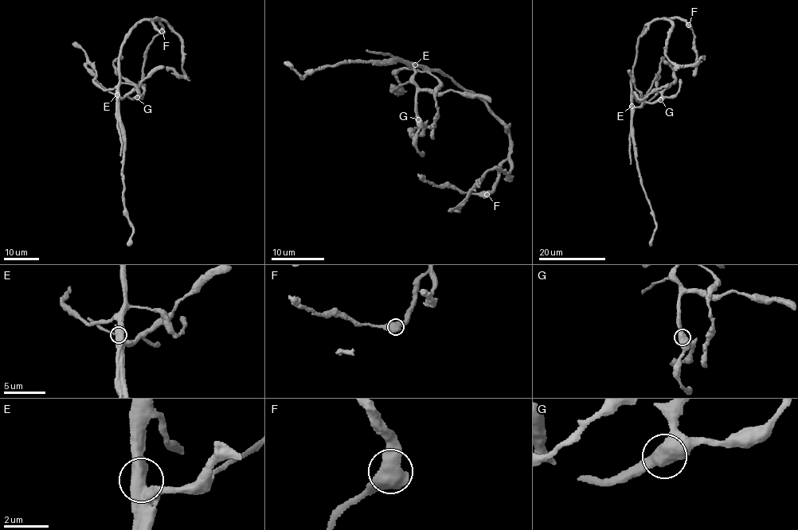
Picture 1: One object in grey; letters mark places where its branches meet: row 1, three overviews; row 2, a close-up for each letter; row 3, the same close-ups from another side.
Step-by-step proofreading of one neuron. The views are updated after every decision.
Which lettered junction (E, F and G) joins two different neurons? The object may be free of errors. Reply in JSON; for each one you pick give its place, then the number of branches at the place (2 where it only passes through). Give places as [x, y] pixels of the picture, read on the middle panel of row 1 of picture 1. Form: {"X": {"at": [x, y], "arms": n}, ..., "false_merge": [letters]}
{"E": {"at": [415, 64], "arms": 2}, "false_merge": ["E"]}

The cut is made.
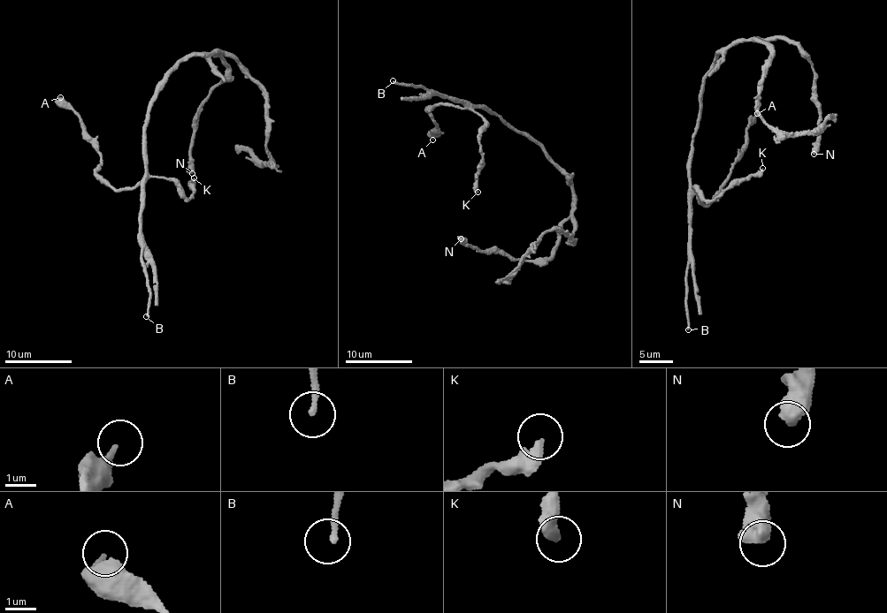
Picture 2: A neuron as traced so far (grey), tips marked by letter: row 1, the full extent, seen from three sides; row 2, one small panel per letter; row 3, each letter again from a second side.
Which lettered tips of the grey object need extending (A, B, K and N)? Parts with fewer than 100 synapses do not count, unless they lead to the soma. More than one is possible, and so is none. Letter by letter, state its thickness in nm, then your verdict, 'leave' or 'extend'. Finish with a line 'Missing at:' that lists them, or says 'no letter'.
A: 320 nm | leave
B: 200 nm | extend
K: 340 nm | leave
N: 650 nm | leave
Missing at: B

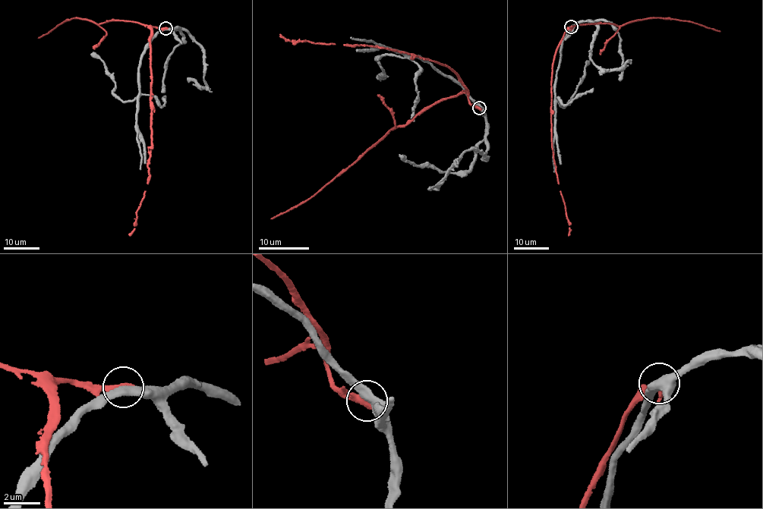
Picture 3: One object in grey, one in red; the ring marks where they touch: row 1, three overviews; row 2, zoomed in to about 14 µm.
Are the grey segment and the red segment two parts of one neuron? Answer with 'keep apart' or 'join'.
keep apart

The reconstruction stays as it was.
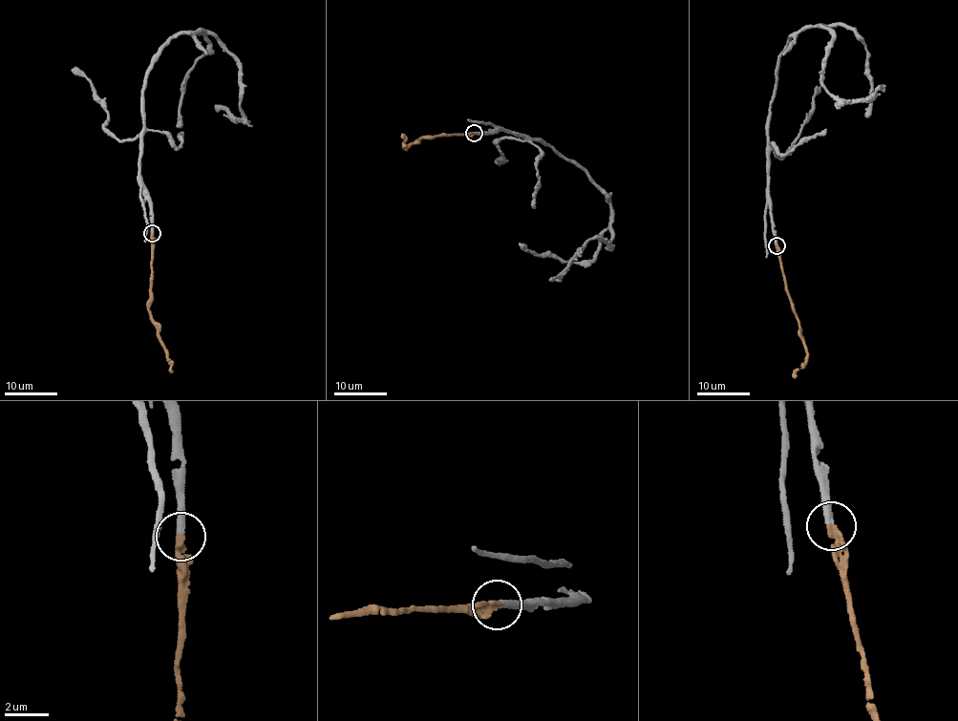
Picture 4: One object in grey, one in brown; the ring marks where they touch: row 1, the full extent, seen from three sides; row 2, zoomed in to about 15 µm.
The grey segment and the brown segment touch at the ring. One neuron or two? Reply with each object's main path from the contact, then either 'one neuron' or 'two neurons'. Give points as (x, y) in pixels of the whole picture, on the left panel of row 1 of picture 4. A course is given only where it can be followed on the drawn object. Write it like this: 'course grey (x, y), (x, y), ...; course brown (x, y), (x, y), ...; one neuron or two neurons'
course grey (152, 233), (143, 85), (154, 54), (183, 32), (214, 34), (237, 61), (244, 116), (215, 105); course brown (152, 233), (148, 308), (173, 372); one neuron

